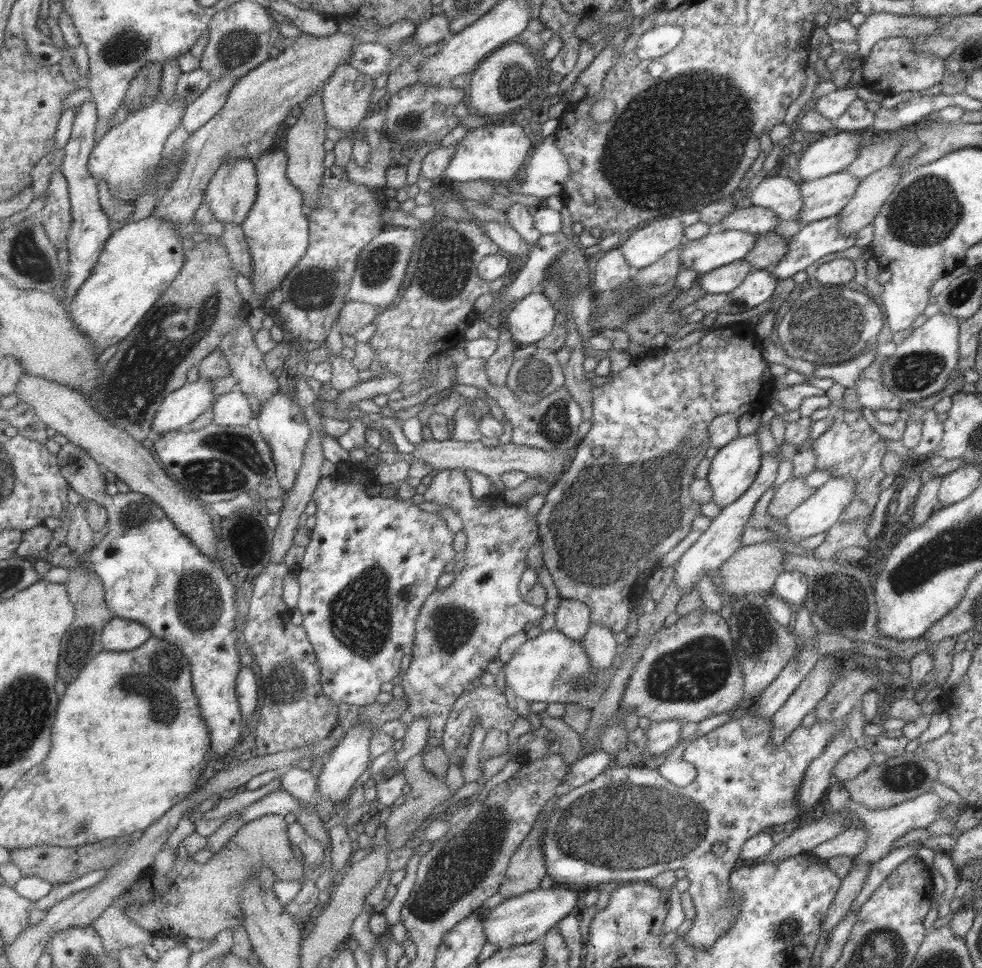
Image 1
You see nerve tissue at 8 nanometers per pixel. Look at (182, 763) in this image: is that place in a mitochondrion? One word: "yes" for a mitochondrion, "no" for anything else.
no

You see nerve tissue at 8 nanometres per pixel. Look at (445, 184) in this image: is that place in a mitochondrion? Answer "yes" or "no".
no

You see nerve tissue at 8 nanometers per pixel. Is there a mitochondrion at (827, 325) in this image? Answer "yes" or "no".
yes

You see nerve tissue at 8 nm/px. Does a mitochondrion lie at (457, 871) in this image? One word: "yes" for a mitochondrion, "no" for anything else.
yes

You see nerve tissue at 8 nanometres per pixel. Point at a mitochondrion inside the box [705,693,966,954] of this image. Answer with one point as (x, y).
(905, 776)

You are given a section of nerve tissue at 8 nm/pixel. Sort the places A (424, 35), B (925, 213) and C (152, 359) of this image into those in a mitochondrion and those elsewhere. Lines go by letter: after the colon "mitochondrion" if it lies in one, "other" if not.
A: other
B: mitochondrion
C: mitochondrion

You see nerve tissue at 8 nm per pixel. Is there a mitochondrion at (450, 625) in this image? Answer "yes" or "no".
yes

